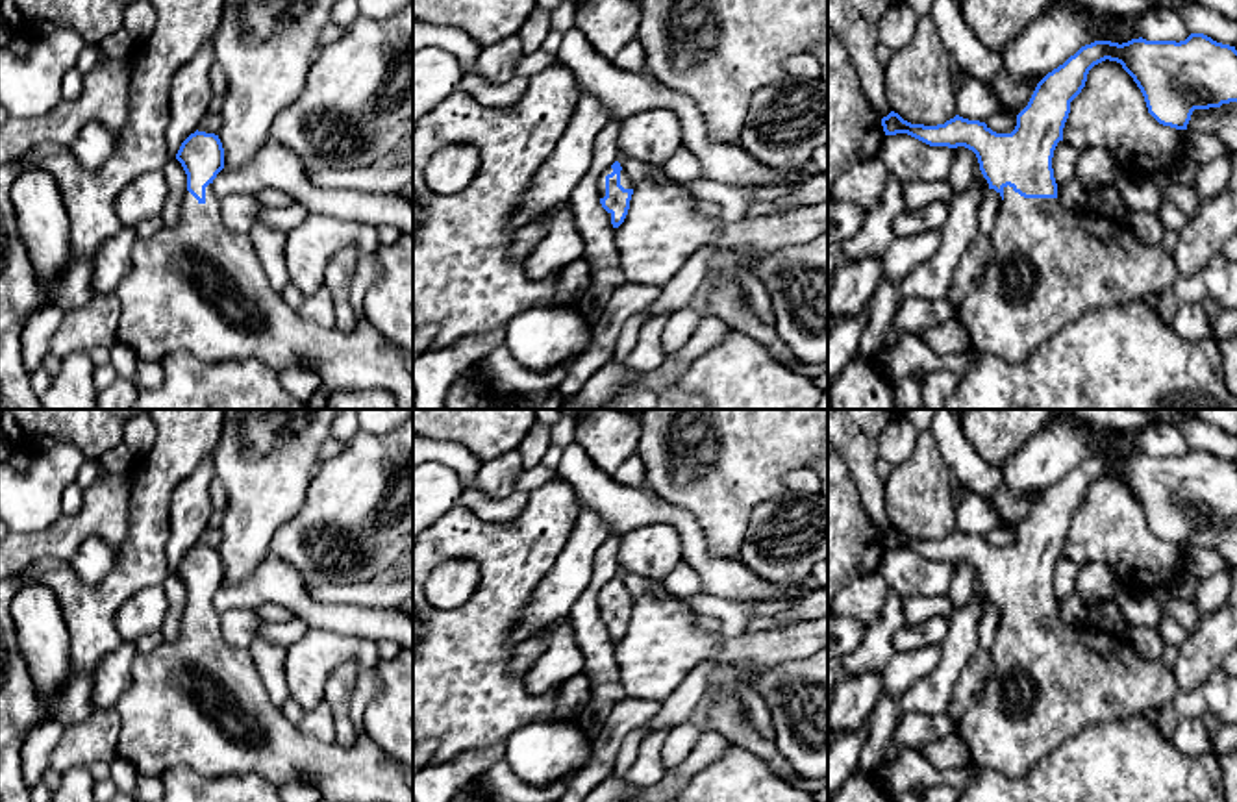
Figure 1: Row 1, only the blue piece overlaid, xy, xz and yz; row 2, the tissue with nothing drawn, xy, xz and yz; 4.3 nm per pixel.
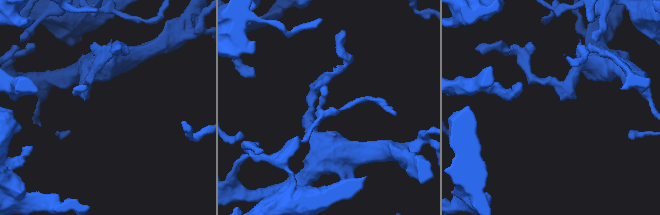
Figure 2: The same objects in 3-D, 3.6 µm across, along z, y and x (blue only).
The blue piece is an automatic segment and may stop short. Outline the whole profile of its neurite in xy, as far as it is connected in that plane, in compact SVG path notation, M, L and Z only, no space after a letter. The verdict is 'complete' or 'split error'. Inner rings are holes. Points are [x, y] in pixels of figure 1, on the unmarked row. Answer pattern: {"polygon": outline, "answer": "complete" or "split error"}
{"polygon": "M194 546L180 561L176 574L187 589L180 635L163 641L150 654L137 654L131 667L131 683L117 698L119 741L115 758L130 761L141 776L159 776L172 767L191 767L204 776L259 774L281 787L289 782L309 782L322 802L413 802L413 771L385 754L363 730L352 746L320 743L304 735L280 708L276 708L248 650L231 648L220 630L213 608L213 595L224 583L224 563L215 548Z", "answer": "split error"}

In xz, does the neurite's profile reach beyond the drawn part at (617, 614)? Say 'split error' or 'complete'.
split error

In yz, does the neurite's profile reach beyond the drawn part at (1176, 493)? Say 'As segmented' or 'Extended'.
Extended

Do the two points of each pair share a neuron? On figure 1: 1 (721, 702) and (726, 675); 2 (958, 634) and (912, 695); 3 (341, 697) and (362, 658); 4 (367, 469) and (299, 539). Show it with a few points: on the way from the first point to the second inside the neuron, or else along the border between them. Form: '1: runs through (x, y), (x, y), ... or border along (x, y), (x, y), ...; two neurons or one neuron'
1: runs through (721, 695), (723, 682); one neuron
2: runs through (956, 652), (950, 667), (930, 688); one neuron
3: border along (354, 660), (343, 662), (328, 676), (326, 695); two neurons
4: runs through (352, 486), (315, 523); one neuron

